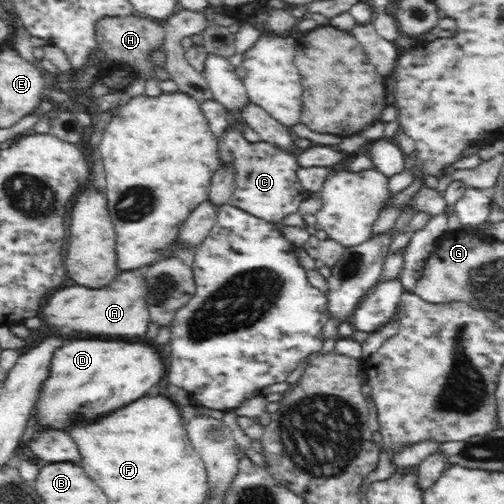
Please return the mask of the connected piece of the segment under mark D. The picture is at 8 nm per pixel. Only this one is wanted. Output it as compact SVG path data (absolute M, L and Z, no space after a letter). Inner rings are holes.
M75 338L54 352L50 378L44 382L44 396L40 398L38 416L42 426L66 428L72 419L93 419L108 414L132 400L150 392L166 374L166 365L155 342L145 338L116 339Z

